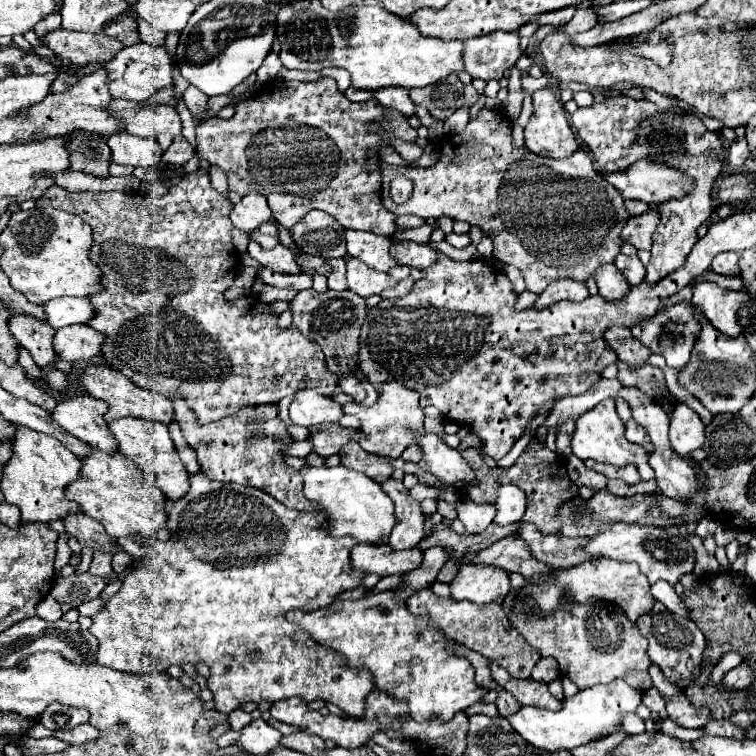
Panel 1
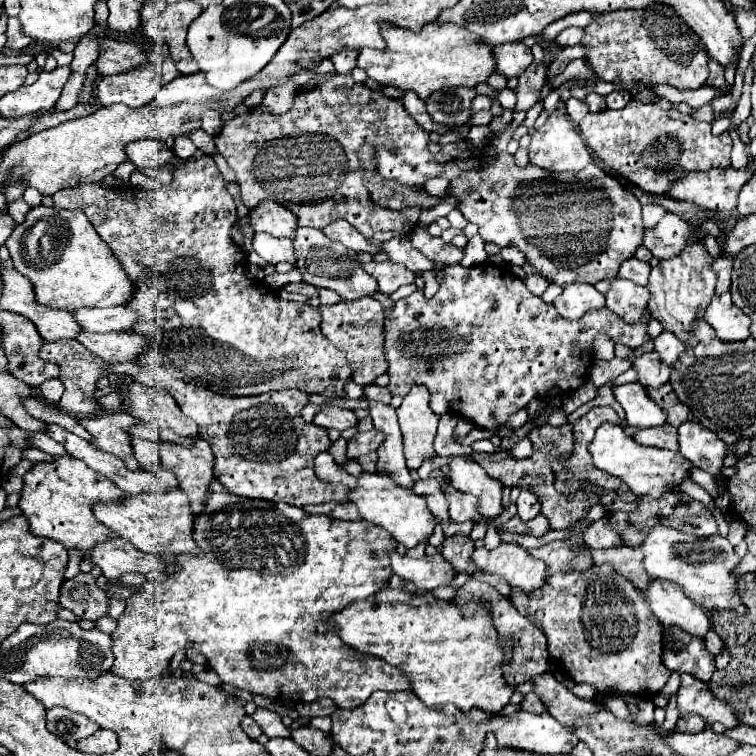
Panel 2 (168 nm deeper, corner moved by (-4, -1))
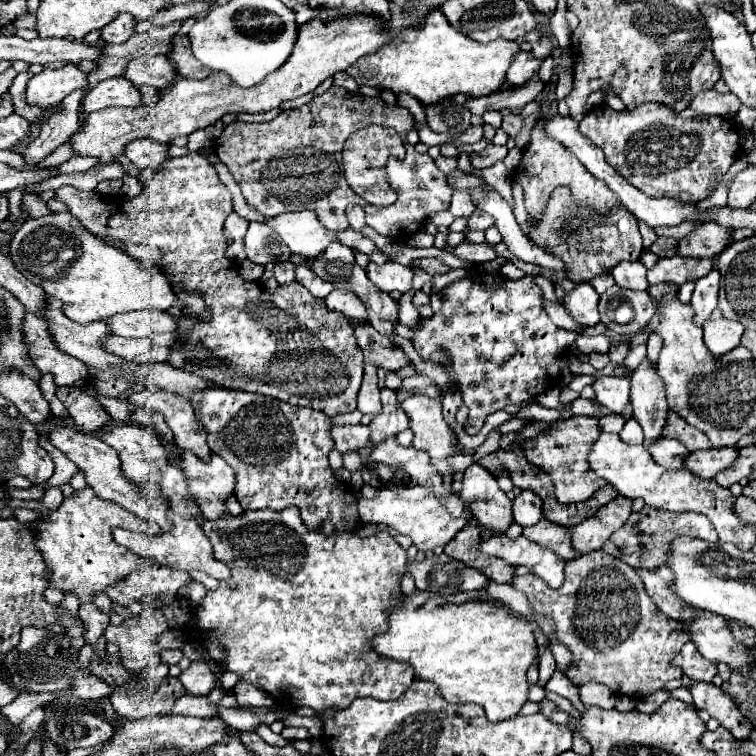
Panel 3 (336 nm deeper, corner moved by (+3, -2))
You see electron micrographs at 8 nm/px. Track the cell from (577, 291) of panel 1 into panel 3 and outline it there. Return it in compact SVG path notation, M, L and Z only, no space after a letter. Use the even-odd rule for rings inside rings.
M588 282L578 284L576 290L566 296L566 308L578 324L584 324L584 326L600 324L598 294Z

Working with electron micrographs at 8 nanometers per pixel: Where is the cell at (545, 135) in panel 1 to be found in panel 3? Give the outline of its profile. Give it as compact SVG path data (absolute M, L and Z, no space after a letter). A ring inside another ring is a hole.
M538 124L532 130L530 144L524 148L522 162L512 172L512 180L522 186L526 212L528 212L528 216L532 220L540 220L540 216L546 210L546 202L548 202L548 198L550 198L550 194L552 194L552 190L556 186L570 188L572 196L574 196L574 200L578 204L590 206L598 214L604 214L606 210L610 210L614 206L620 206L620 200L616 198L616 194L612 194L612 190L608 190L608 186L604 186L602 180L598 180L592 174L588 174L588 170L584 170L584 166L580 166L580 160L566 146L560 146L556 140L548 138Z

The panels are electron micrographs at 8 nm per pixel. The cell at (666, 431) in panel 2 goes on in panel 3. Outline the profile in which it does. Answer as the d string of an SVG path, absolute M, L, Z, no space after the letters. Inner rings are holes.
M662 438L660 442L656 442L656 446L648 446L652 458L662 464L664 468L670 468L670 470L678 470L678 468L684 468L684 458L688 456L688 450L684 444L676 442L676 440L668 440L668 438Z

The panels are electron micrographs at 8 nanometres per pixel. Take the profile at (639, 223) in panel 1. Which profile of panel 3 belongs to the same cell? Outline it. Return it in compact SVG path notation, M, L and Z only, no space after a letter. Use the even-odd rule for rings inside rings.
M716 222L702 224L696 232L684 238L678 244L678 256L694 256L694 258L716 258L730 242L734 228L718 226Z

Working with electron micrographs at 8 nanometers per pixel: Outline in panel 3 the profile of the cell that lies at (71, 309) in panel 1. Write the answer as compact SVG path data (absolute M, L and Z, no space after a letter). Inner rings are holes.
M158 310L114 314L106 324L112 328L114 334L128 338L144 338L160 332L174 332L178 328L176 318L172 318L168 312Z

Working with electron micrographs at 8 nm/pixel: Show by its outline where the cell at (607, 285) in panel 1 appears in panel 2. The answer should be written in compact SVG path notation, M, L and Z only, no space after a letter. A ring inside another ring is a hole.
M617 277L611 281L611 287L605 293L605 299L607 299L607 309L611 309L627 323L631 323L631 321L639 321L639 317L647 309L649 293L647 293L647 287L641 287L627 279Z

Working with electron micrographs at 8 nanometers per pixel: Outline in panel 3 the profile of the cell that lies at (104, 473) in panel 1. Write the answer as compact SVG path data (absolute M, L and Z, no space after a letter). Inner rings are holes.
M172 510L168 512L168 518L174 522L174 528L170 532L162 532L160 536L148 538L144 534L136 534L136 532L130 532L130 530L114 530L114 538L122 546L128 546L132 552L136 552L144 558L156 560L162 566L170 566L170 568L176 568L176 570L200 570L200 572L216 578L218 582L226 582L228 586L236 586L232 582L230 568L224 562L220 562L212 556L212 544L210 544L208 536L204 534L204 530L196 524L196 520L182 518L182 516L174 514Z

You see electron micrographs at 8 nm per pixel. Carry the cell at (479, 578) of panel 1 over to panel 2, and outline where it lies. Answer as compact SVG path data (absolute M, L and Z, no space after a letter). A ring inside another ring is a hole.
M501 543L493 551L477 547L471 559L481 575L501 577L511 589L521 589L523 593L529 593L547 581L543 561L533 559L523 547L513 543Z

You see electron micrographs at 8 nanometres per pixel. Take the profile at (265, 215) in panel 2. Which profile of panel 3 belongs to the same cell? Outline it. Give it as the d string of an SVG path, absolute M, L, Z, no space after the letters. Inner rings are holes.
M312 210L280 214L276 218L268 218L266 224L282 236L292 254L306 258L318 258L328 244L338 242L338 234L324 228Z

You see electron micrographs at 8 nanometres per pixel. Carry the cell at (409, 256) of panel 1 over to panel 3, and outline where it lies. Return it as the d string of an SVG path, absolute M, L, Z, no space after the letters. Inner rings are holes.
M464 240L460 246L456 246L454 254L468 260L468 262L488 262L488 260L498 258L492 244L488 244L488 242L476 244L476 242L470 242L470 240Z

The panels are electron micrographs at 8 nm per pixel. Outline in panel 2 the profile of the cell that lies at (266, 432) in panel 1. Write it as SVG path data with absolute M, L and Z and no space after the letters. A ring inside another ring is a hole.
M171 377L167 391L181 411L191 417L215 455L215 477L229 493L249 499L285 501L301 507L309 515L329 515L335 519L359 519L355 505L347 501L347 487L325 483L313 471L313 459L329 447L327 429L305 423L299 411L307 405L307 395L297 389L265 393L259 397L229 397L211 393L195 383Z

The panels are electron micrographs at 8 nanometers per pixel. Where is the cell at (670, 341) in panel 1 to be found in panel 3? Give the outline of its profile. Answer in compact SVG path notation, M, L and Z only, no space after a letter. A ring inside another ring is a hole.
M650 334L646 346L648 346L648 360L650 360L652 364L656 364L656 358L658 358L658 354L660 354L660 350L662 350L662 338L660 338L658 334Z

